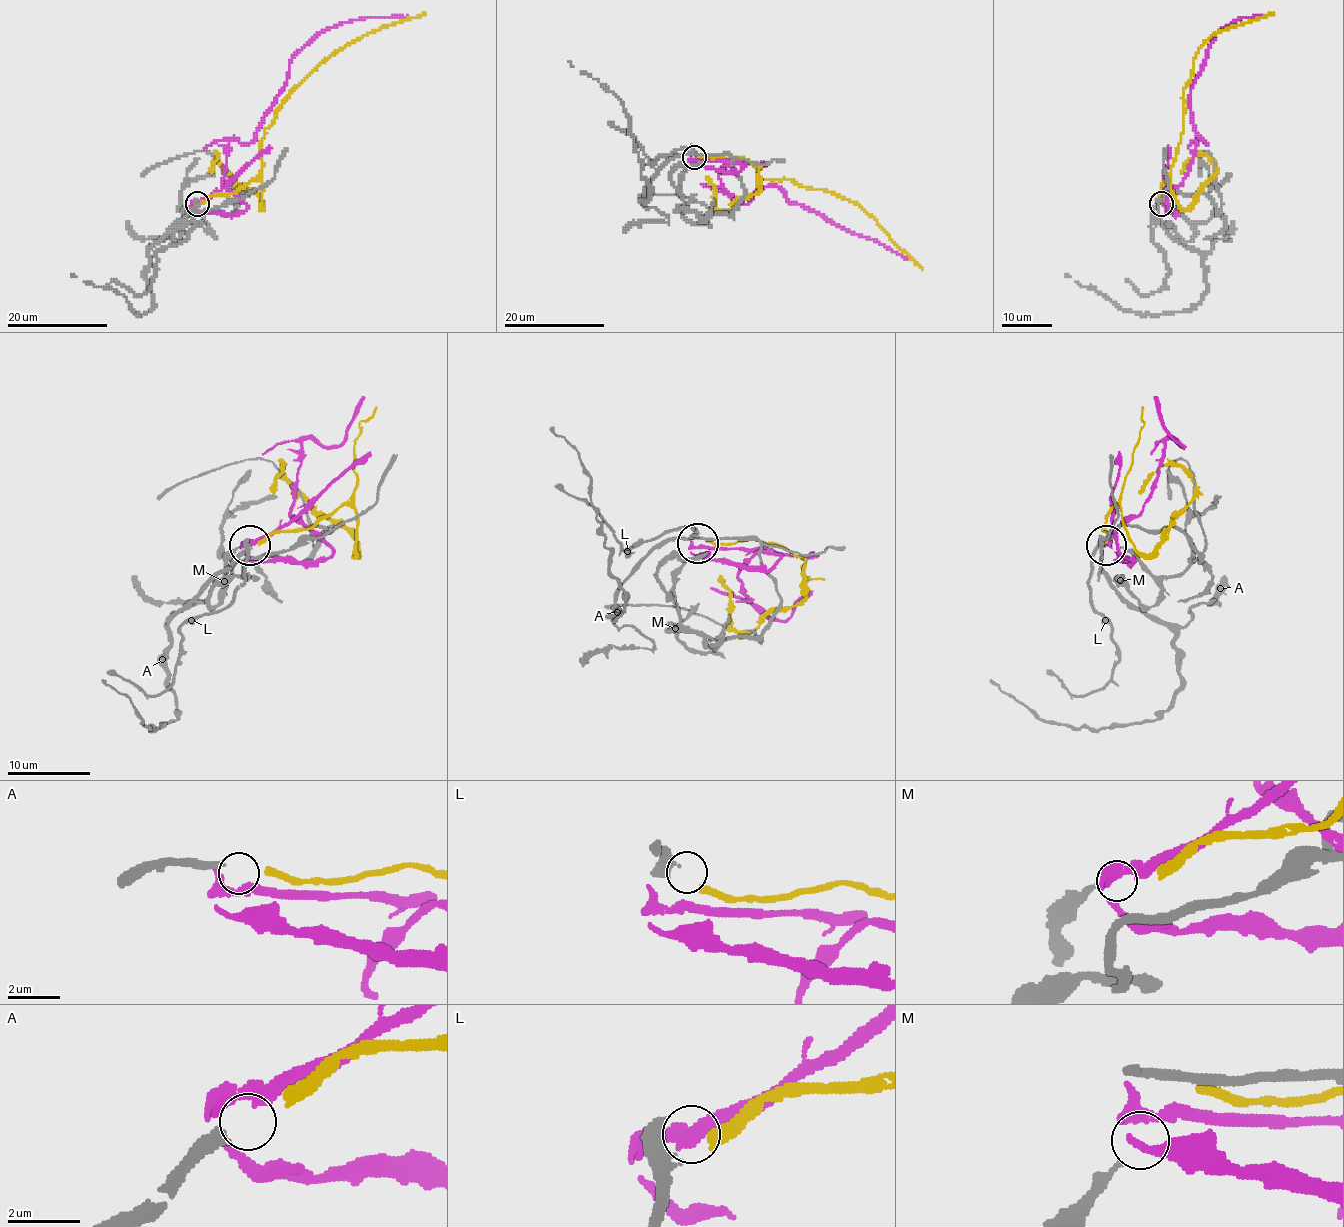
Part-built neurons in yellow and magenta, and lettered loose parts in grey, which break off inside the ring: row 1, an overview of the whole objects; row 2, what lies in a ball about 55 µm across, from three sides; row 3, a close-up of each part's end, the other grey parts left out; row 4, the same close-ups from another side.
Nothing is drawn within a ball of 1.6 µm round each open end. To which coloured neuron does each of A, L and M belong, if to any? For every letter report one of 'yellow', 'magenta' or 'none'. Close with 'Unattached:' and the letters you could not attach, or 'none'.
A: none
L: none
M: none
Unattached: A, L, M

